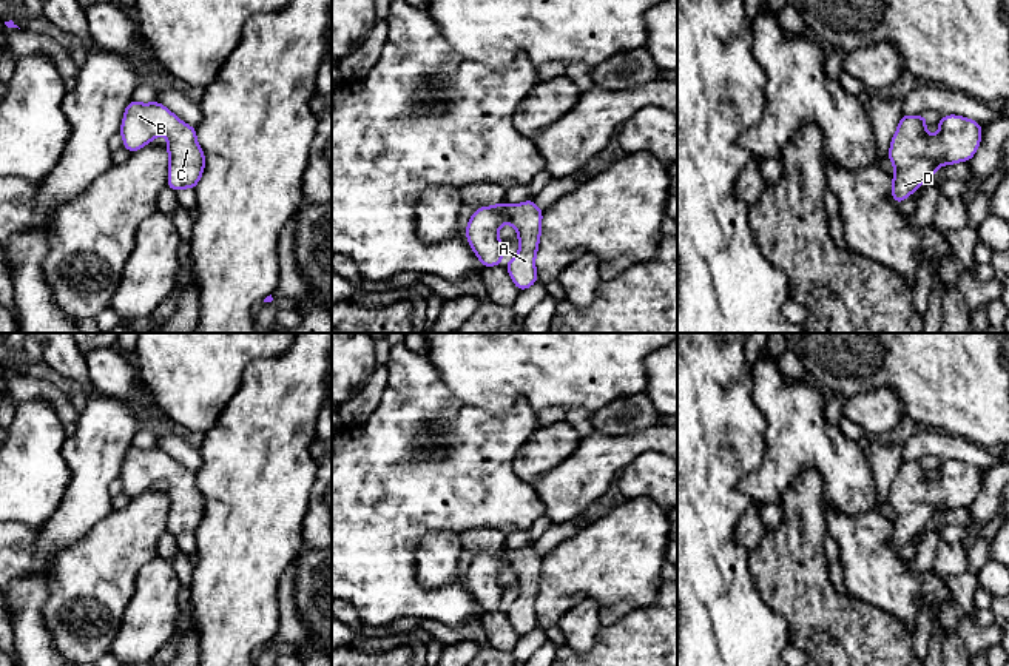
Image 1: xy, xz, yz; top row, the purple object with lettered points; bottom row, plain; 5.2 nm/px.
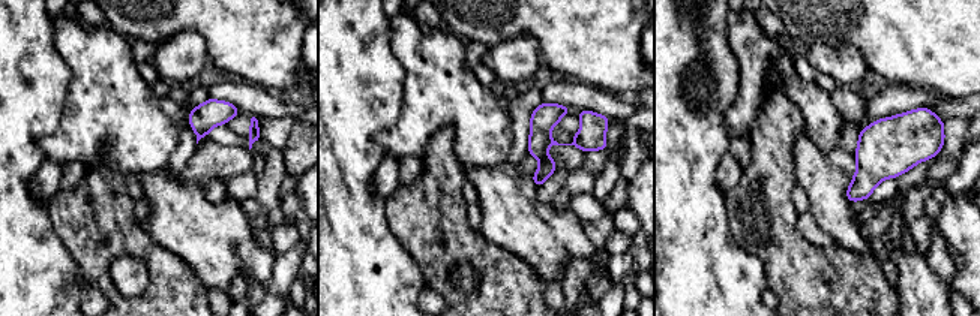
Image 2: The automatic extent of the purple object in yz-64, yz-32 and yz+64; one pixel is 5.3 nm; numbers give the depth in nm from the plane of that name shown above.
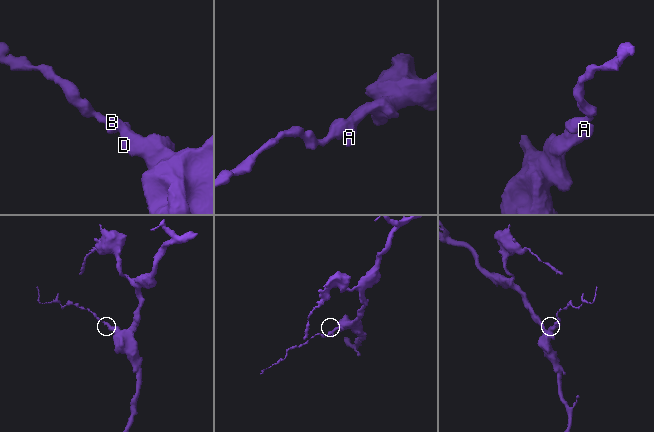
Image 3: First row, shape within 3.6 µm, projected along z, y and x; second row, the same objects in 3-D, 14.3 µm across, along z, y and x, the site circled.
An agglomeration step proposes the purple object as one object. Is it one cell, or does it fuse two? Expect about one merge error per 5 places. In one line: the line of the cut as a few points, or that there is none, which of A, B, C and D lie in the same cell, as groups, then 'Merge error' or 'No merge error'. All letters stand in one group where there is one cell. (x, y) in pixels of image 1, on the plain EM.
No split. Groups: A B C D. No merge error

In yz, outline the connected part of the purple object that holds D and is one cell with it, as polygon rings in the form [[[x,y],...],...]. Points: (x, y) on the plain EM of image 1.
[[[904,461],[892,483],[889,506],[895,512],[892,544],[903,547],[918,535],[938,512],[970,506],[981,487],[981,470],[961,461],[936,464],[938,479],[929,479],[924,472],[929,464]]]

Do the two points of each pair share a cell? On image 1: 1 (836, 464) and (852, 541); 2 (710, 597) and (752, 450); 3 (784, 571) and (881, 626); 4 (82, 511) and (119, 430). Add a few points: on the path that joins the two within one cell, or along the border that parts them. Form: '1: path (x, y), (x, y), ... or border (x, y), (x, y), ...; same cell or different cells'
1: border (874, 507), (855, 515), (824, 511); different cells
2: path (710, 560), (710, 492), (715, 487); same cell
3: path (806, 595), (843, 632), (857, 632); same cell
4: path (87, 491), (91, 470), (104, 457), (104, 450); same cell

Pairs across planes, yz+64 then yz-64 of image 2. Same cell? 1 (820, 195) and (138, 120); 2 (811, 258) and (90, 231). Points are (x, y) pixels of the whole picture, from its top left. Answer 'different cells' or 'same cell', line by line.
1: different cells
2: same cell

